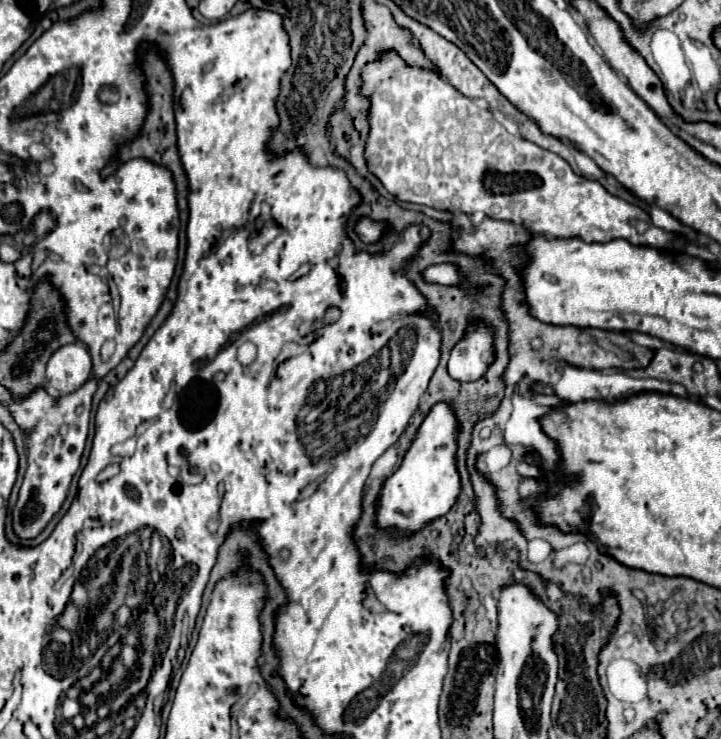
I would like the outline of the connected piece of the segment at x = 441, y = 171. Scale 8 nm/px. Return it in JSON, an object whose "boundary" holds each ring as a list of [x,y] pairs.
{"boundary":[[[383,50],[377,60],[371,60],[361,68],[361,94],[371,104],[367,118],[369,134],[365,142],[367,168],[381,180],[387,192],[401,202],[425,204],[455,216],[483,212],[489,218],[519,224],[527,228],[529,234],[545,234],[553,238],[579,236],[587,242],[623,238],[631,244],[647,244],[663,250],[677,238],[673,232],[655,226],[651,216],[641,208],[611,196],[597,180],[577,176],[561,156],[509,134],[485,104],[461,94],[435,70],[409,66],[395,50]]]}

